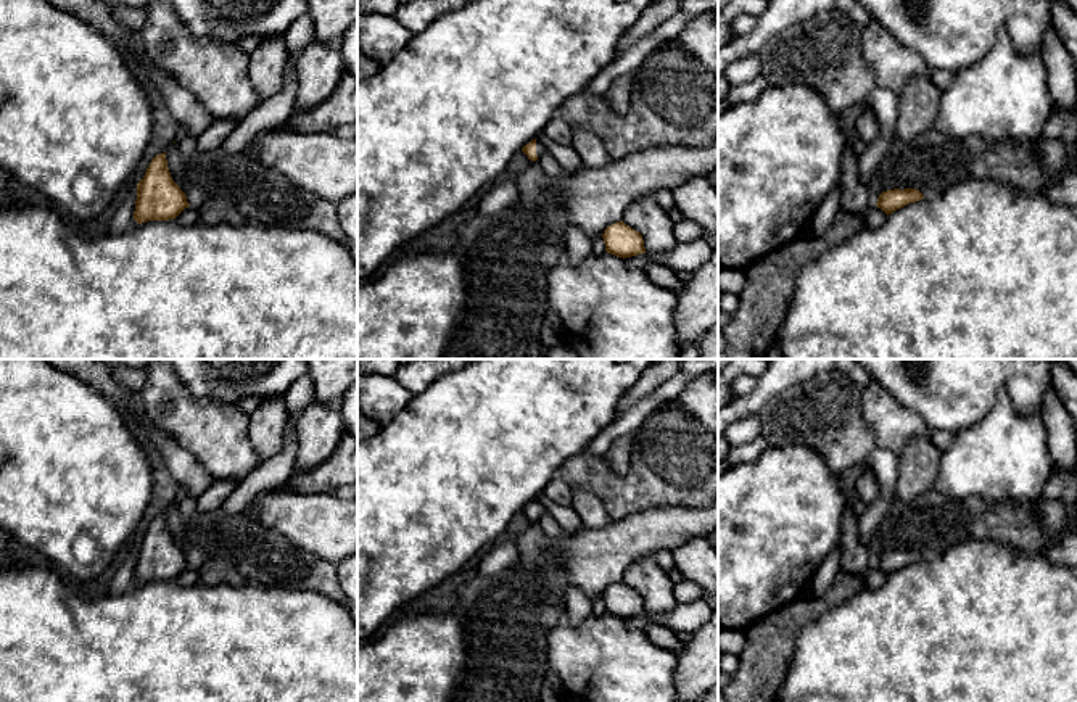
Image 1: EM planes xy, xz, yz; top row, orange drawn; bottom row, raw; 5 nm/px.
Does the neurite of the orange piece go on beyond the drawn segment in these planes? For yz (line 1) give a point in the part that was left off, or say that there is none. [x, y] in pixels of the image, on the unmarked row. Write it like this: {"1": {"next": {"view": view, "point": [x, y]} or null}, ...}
{"1": {"next": null}}

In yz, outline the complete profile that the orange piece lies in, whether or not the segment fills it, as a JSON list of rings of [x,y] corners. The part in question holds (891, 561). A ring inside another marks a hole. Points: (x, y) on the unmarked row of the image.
[[[893,549],[882,552],[877,559],[876,567],[881,568],[887,576],[892,575],[893,572],[922,560],[922,554],[916,549]]]

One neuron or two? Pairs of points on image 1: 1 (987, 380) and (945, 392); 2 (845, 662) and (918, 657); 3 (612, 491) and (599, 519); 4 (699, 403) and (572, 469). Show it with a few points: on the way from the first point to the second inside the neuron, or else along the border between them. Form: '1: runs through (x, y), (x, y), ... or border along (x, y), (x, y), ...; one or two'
1: runs through (977, 380), (955, 382); one
2: runs through (863, 662), (900, 662); one
3: border along (573, 487), (591, 491), (601, 501), (610, 520); two
4: border along (664, 403), (684, 411), (701, 425); two

